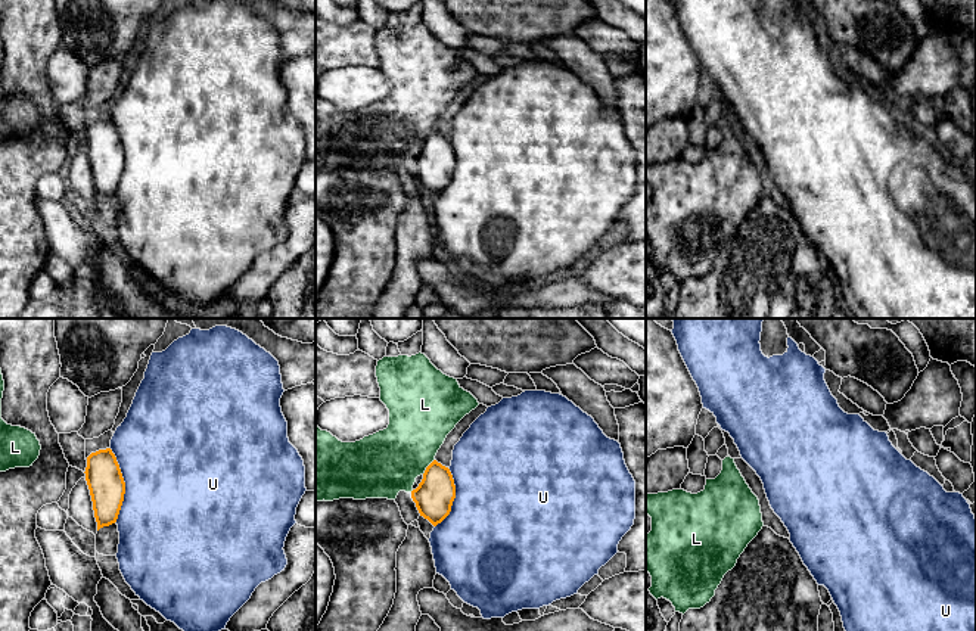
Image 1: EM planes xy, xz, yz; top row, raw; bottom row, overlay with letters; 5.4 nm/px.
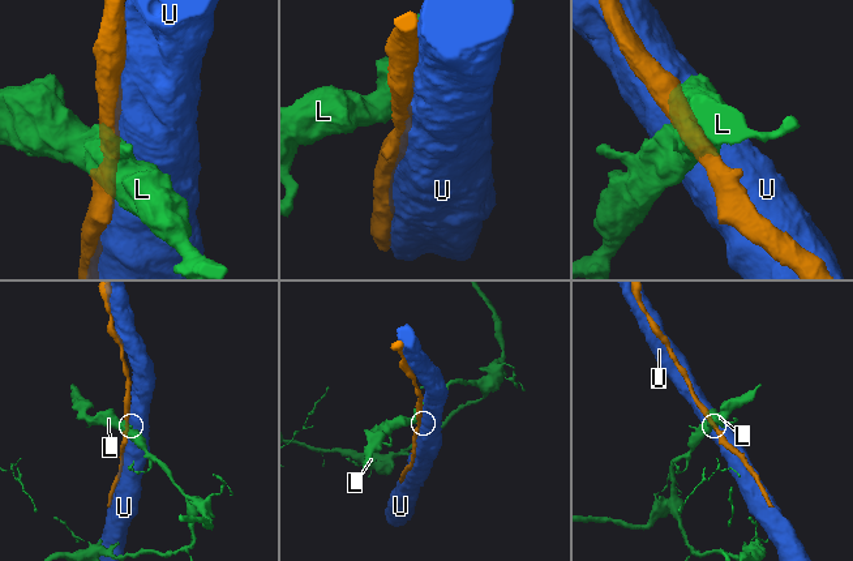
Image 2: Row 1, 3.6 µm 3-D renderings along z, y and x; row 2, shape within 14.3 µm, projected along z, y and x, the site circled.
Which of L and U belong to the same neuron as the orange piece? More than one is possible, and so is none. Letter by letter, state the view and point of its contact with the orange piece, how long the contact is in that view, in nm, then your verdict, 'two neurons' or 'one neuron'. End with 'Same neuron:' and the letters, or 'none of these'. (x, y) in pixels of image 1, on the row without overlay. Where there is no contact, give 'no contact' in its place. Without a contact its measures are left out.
L: meets orange in xz at (428, 136); contact 110 nm long; two neurons
U: meets orange in xy at (124, 155); contact 400 nm long; one neuron
Same neuron: U

